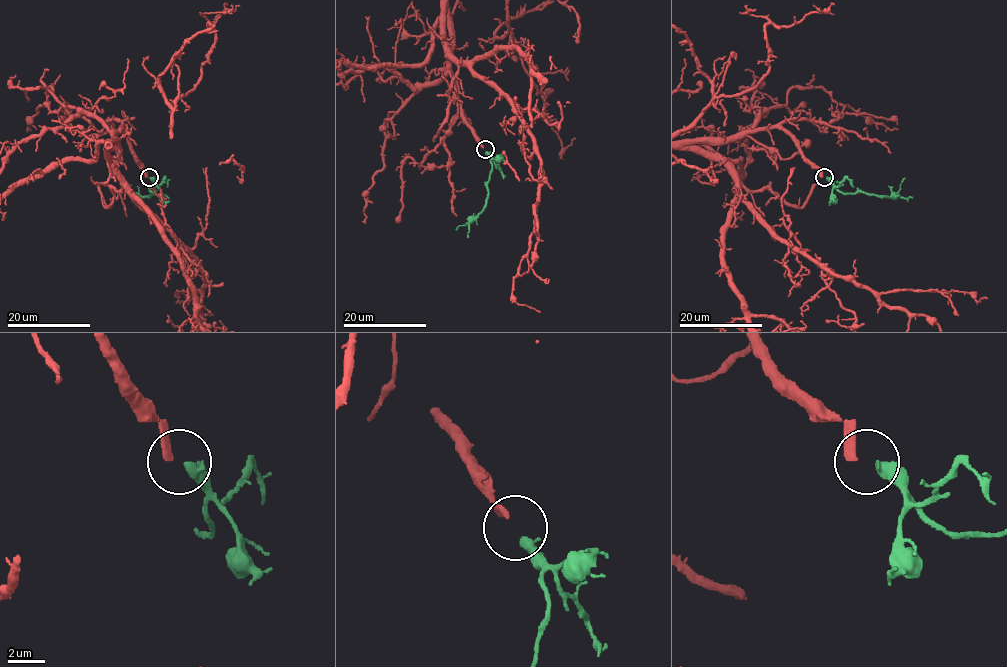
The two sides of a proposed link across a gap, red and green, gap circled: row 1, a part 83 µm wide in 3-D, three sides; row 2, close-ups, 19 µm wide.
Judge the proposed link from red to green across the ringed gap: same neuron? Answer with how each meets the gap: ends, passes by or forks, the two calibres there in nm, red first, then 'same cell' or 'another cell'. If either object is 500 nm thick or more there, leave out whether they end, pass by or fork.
red ends | green passes by | 420/400 nm | same cell

